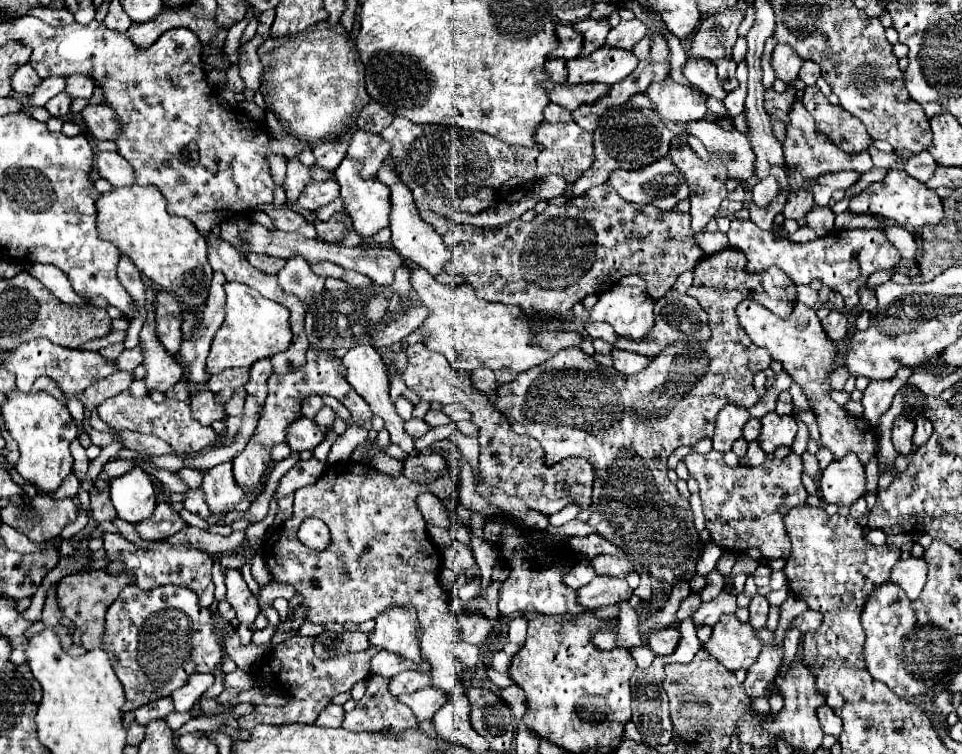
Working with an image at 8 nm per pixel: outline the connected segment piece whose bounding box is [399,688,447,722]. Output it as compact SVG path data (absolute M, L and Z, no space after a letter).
M423 688L411 694L399 696L399 702L407 704L413 710L415 718L421 722L421 720L431 720L433 714L447 702L447 698L437 688Z

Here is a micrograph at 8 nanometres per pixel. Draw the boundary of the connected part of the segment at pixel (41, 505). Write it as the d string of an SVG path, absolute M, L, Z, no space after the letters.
M37 494L31 502L19 506L7 504L1 508L3 524L25 534L35 544L59 536L67 524L75 522L77 514L79 506L73 498L55 500L45 494Z

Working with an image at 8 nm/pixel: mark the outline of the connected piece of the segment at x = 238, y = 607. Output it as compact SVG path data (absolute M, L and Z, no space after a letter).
M229 568L225 572L225 582L227 582L227 602L235 608L237 620L241 624L253 624L261 610L257 606L257 598L251 594L251 590L245 584L241 570Z

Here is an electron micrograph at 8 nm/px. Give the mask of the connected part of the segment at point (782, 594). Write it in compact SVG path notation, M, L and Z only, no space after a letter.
M784 587L777 591L770 591L766 598L772 605L780 606L791 594L788 587Z

